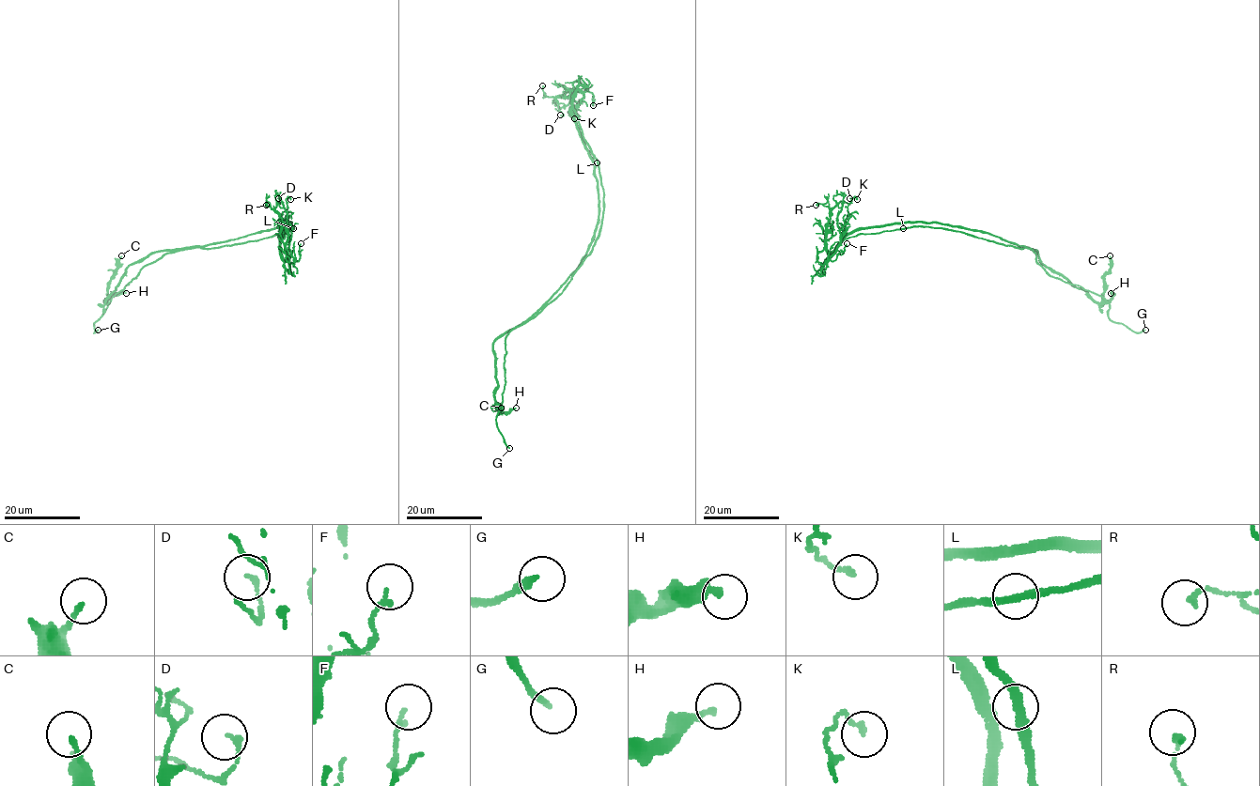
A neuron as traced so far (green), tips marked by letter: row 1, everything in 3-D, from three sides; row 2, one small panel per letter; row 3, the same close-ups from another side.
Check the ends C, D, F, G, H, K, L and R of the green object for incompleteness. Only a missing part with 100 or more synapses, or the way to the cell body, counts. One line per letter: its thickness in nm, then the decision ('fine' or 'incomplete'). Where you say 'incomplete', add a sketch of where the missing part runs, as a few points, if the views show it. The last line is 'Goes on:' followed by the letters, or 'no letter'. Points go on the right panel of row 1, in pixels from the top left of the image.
C: 150 nm thick; fine
D: 150 nm thick; fine
F: 160 nm thick; fine
G: 220 nm thick; incomplete; missing branch runs (1145, 330), (1158, 327), (1157, 322)
H: 240 nm thick; fine
K: 150 nm thick; fine
L: 220 nm thick; fine
R: 140 nm thick; fine
Goes on: G

